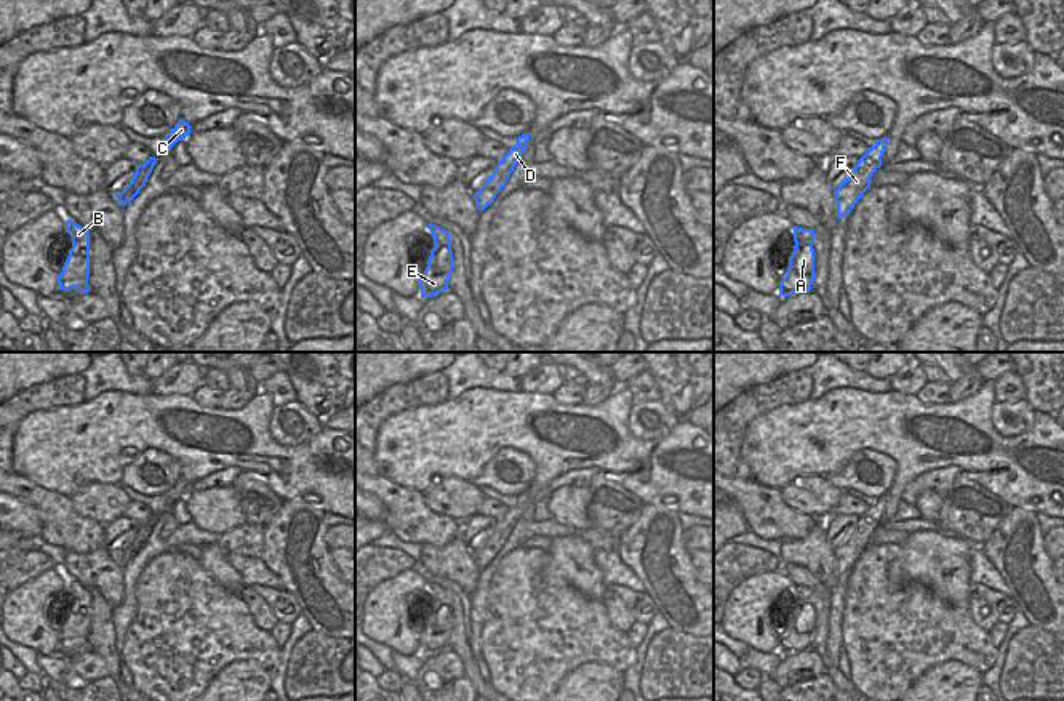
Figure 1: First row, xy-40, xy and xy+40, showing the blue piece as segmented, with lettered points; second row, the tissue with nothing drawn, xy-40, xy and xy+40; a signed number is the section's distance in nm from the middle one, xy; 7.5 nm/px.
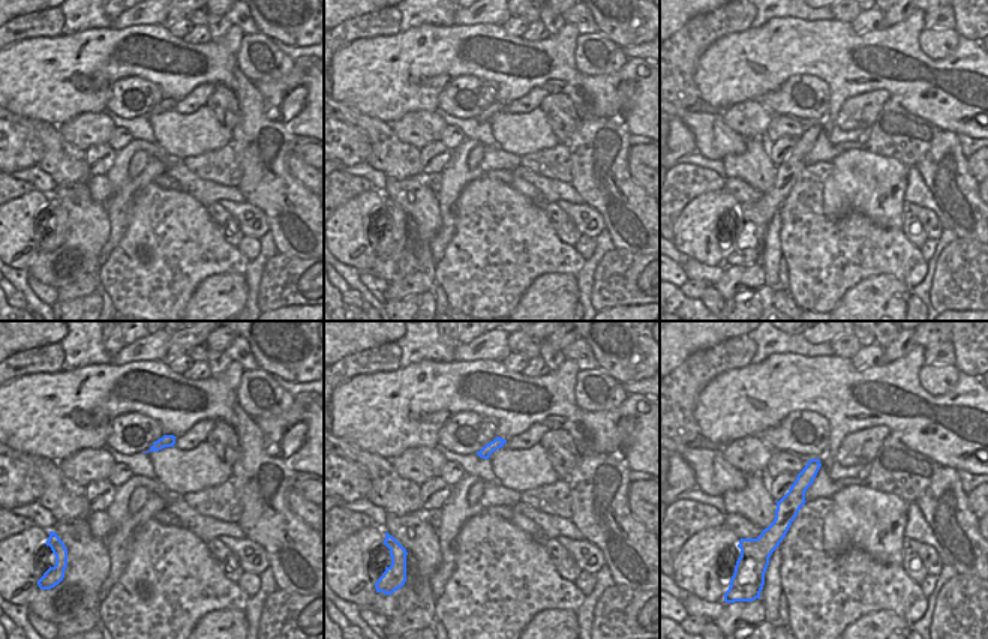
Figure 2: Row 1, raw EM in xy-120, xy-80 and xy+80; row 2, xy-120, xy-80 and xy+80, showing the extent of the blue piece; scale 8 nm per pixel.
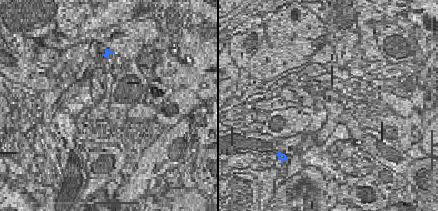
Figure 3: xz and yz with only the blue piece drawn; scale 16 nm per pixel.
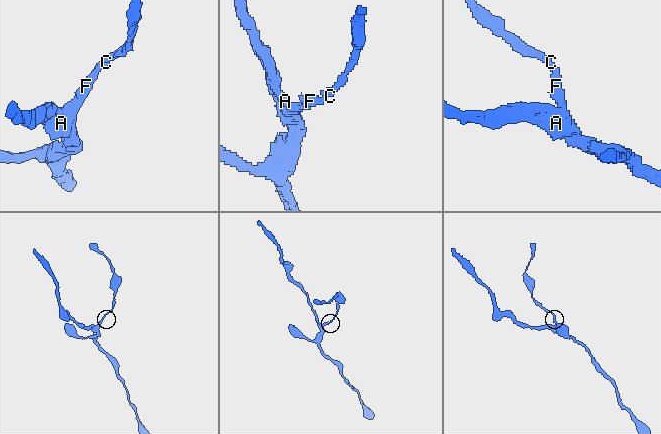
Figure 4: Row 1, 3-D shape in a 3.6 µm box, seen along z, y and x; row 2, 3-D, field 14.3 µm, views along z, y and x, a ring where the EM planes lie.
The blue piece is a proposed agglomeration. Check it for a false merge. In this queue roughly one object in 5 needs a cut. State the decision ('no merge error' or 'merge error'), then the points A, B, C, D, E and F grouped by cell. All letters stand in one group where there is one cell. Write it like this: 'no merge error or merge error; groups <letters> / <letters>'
no merge error; groups A B C D E F

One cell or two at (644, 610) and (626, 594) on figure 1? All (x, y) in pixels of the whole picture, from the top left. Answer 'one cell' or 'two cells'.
one cell

